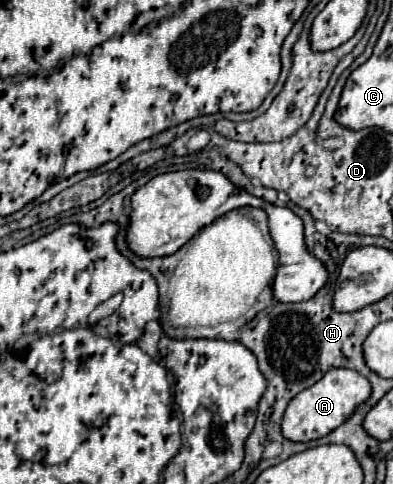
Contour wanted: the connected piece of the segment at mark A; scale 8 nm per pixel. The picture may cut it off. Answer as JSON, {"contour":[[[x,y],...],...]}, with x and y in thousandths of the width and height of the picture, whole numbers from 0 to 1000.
{"contour":[[[878,758],[842,762],[822,775],[812,791],[766,808],[761,816],[751,816],[751,824],[740,824],[720,857],[715,878],[720,899],[735,911],[802,911],[812,903],[827,903],[863,878],[873,878],[903,853],[903,845],[939,824],[939,816],[944,816],[944,791],[934,779]]]}

